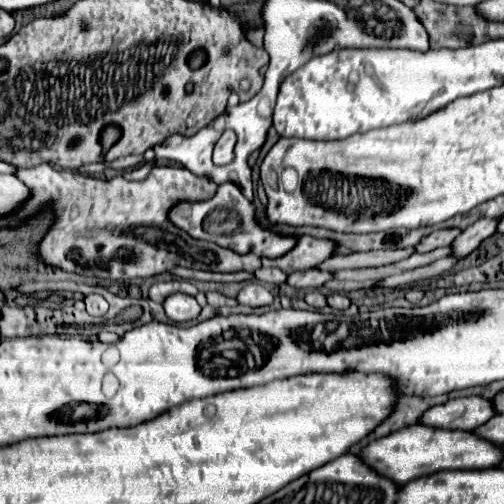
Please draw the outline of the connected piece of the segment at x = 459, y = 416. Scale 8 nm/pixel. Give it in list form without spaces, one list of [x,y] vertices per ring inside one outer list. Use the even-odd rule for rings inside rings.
[[[460,397],[450,399],[442,405],[434,405],[422,413],[418,419],[420,425],[438,427],[438,429],[460,429],[470,431],[488,421],[494,413],[492,403],[482,397]]]

